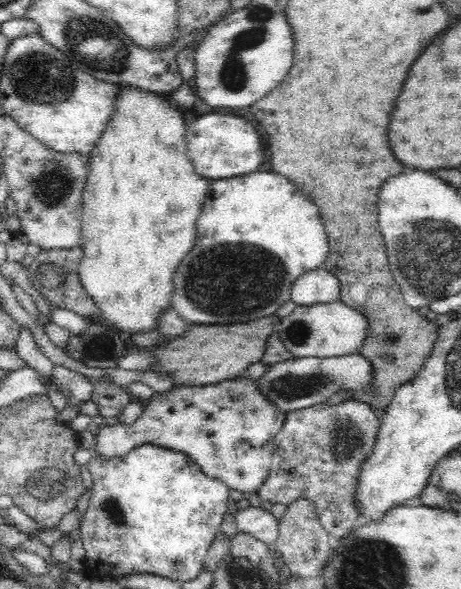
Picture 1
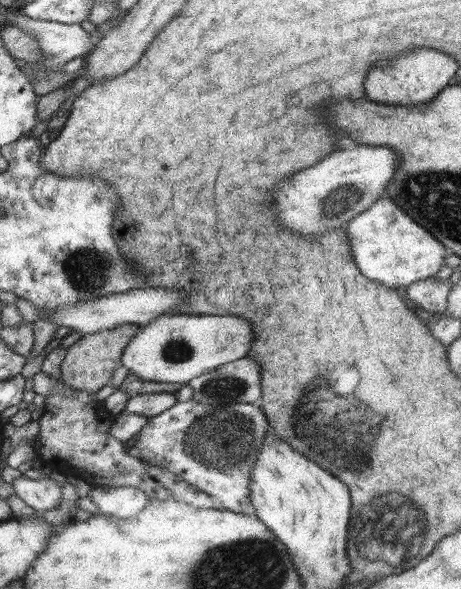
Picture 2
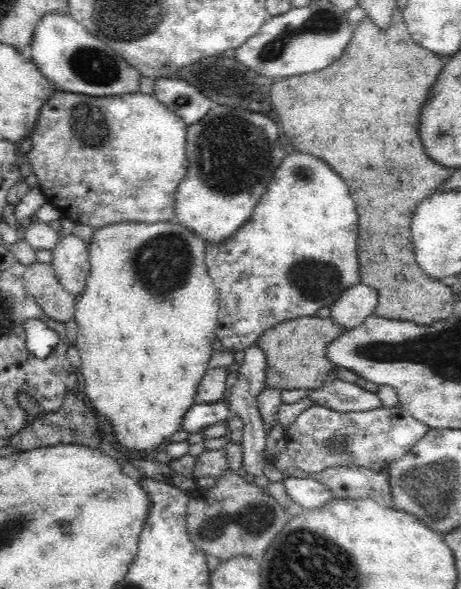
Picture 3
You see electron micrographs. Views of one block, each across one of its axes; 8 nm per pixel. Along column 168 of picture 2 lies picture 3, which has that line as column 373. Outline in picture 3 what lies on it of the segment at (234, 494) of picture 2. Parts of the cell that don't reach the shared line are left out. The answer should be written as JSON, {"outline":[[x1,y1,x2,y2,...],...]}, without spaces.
{"outline":[[324,406,306,408,287,430,287,453,306,474,322,472,338,466,386,470,394,460,402,458,412,446,426,436,429,428,412,417,404,408,338,413]]}

